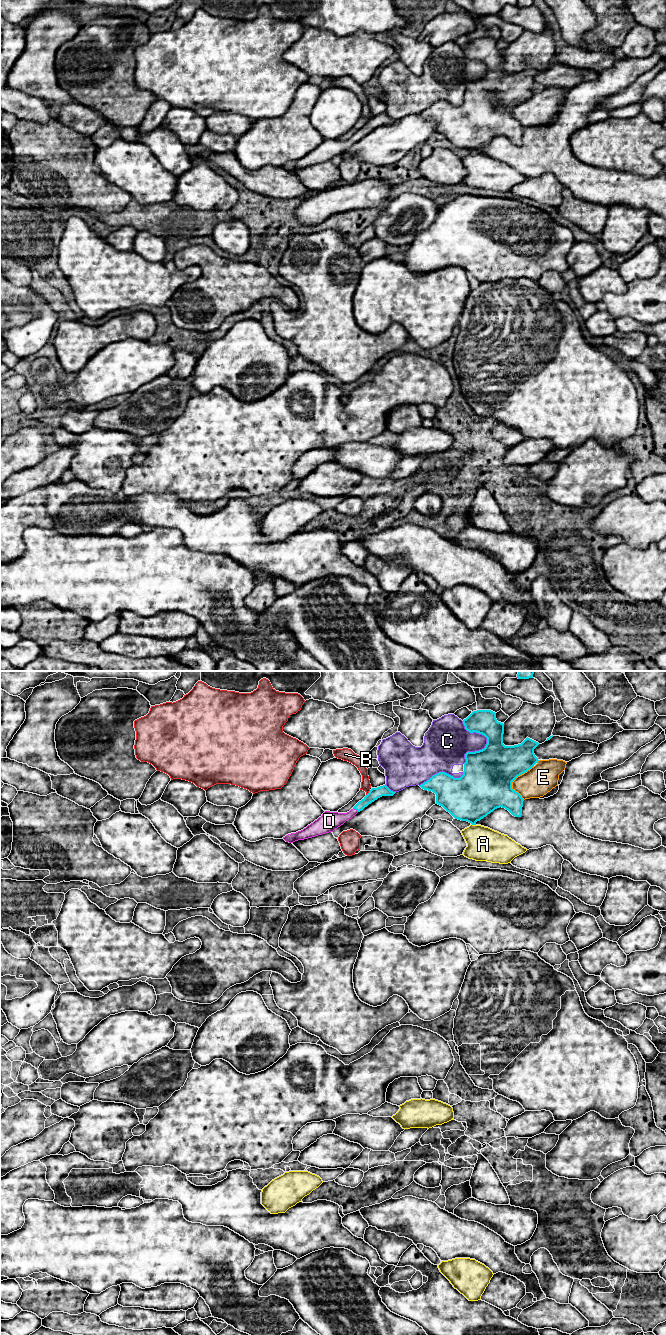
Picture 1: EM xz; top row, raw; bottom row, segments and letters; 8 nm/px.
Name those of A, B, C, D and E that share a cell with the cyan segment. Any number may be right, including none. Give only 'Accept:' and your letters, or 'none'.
Accept: D

